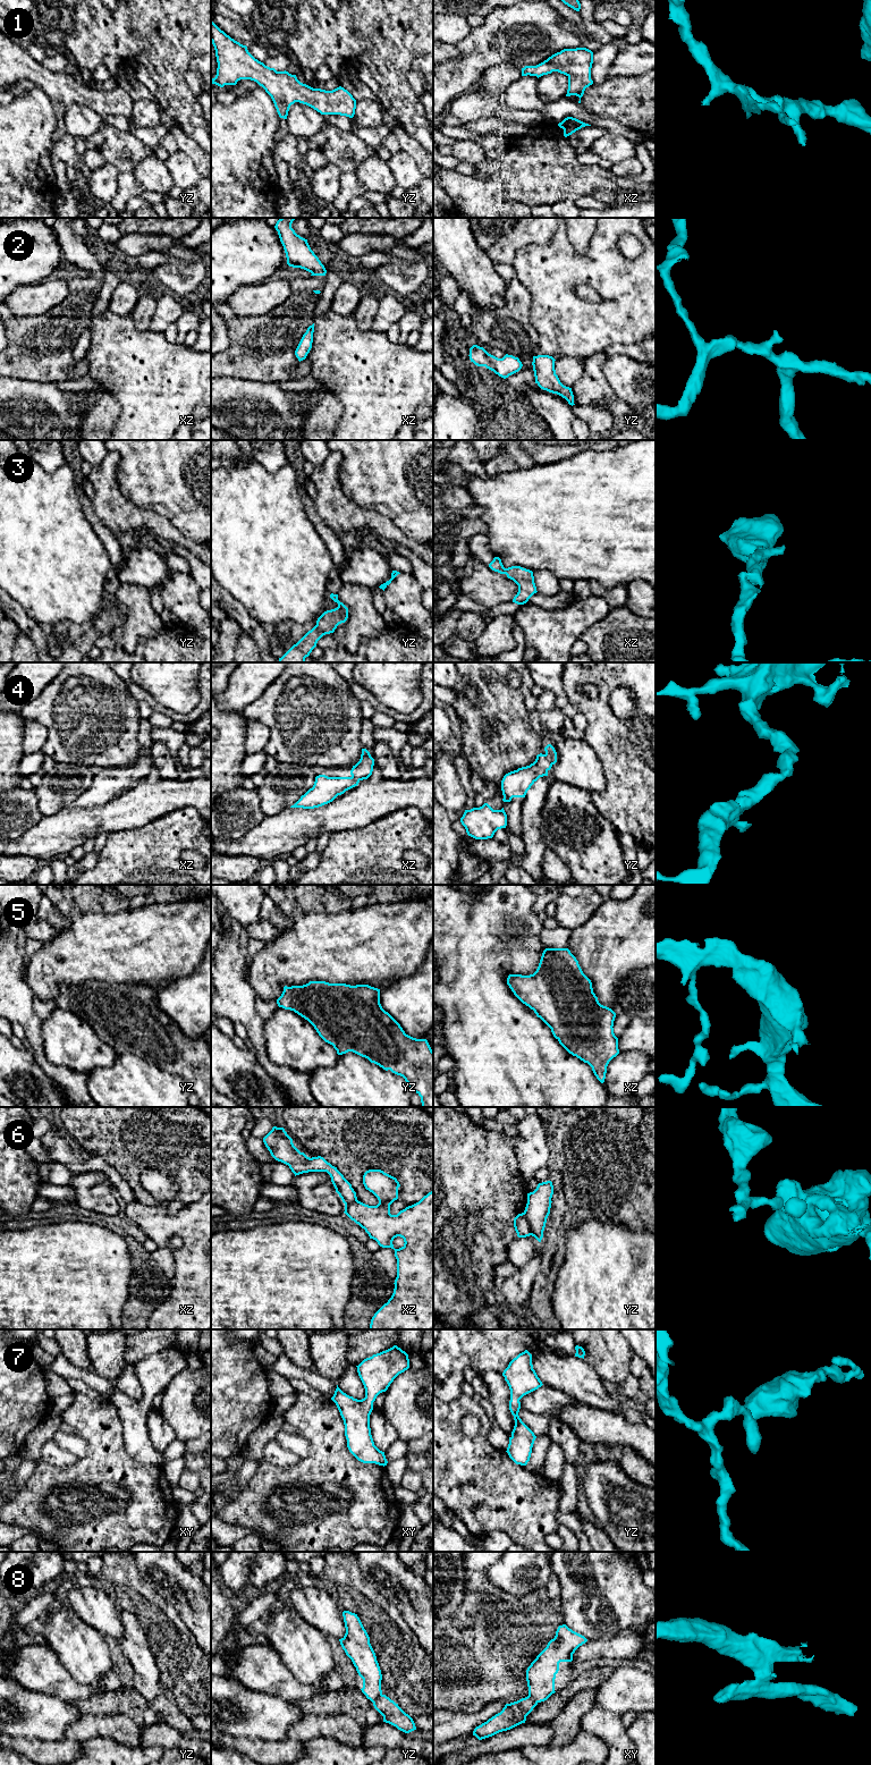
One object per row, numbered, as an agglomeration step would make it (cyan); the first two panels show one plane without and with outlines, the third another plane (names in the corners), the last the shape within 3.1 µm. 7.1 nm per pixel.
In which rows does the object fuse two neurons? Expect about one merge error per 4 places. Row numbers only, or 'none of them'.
6, 8

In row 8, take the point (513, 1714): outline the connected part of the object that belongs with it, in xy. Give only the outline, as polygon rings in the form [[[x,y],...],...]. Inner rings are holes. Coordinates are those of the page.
[[[531,1697],[506,1704],[500,1713],[476,1726],[473,1731],[473,1736],[482,1740],[525,1723],[526,1716],[536,1705],[538,1701]]]

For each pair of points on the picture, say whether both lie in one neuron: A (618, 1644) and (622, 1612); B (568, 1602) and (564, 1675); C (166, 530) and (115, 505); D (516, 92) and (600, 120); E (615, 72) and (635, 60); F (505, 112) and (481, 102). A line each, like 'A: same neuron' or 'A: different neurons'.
A: different neurons
B: different neurons
C: same neuron
D: same neuron
E: same neuron
F: same neuron

